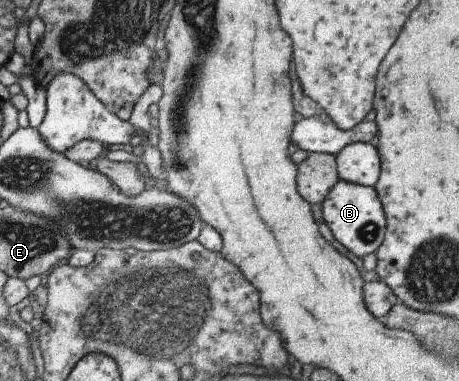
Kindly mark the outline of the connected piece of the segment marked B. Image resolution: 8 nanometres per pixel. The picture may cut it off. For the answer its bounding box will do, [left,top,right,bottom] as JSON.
[320,179,385,257]

